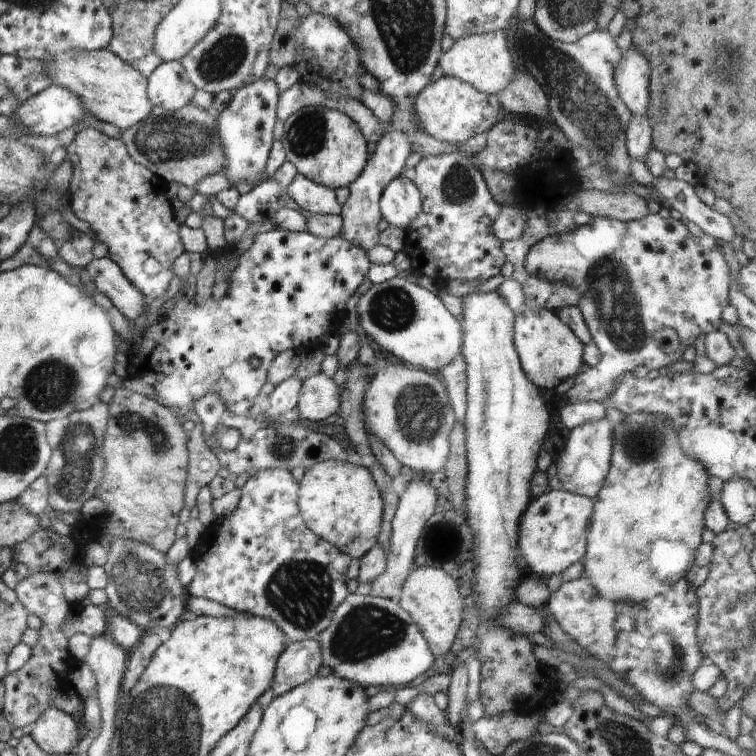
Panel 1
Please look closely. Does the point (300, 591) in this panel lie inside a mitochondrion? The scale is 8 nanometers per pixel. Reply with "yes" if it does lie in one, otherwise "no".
yes

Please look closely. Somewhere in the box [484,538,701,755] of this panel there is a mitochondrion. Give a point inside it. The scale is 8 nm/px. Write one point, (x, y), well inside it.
(671, 673)

